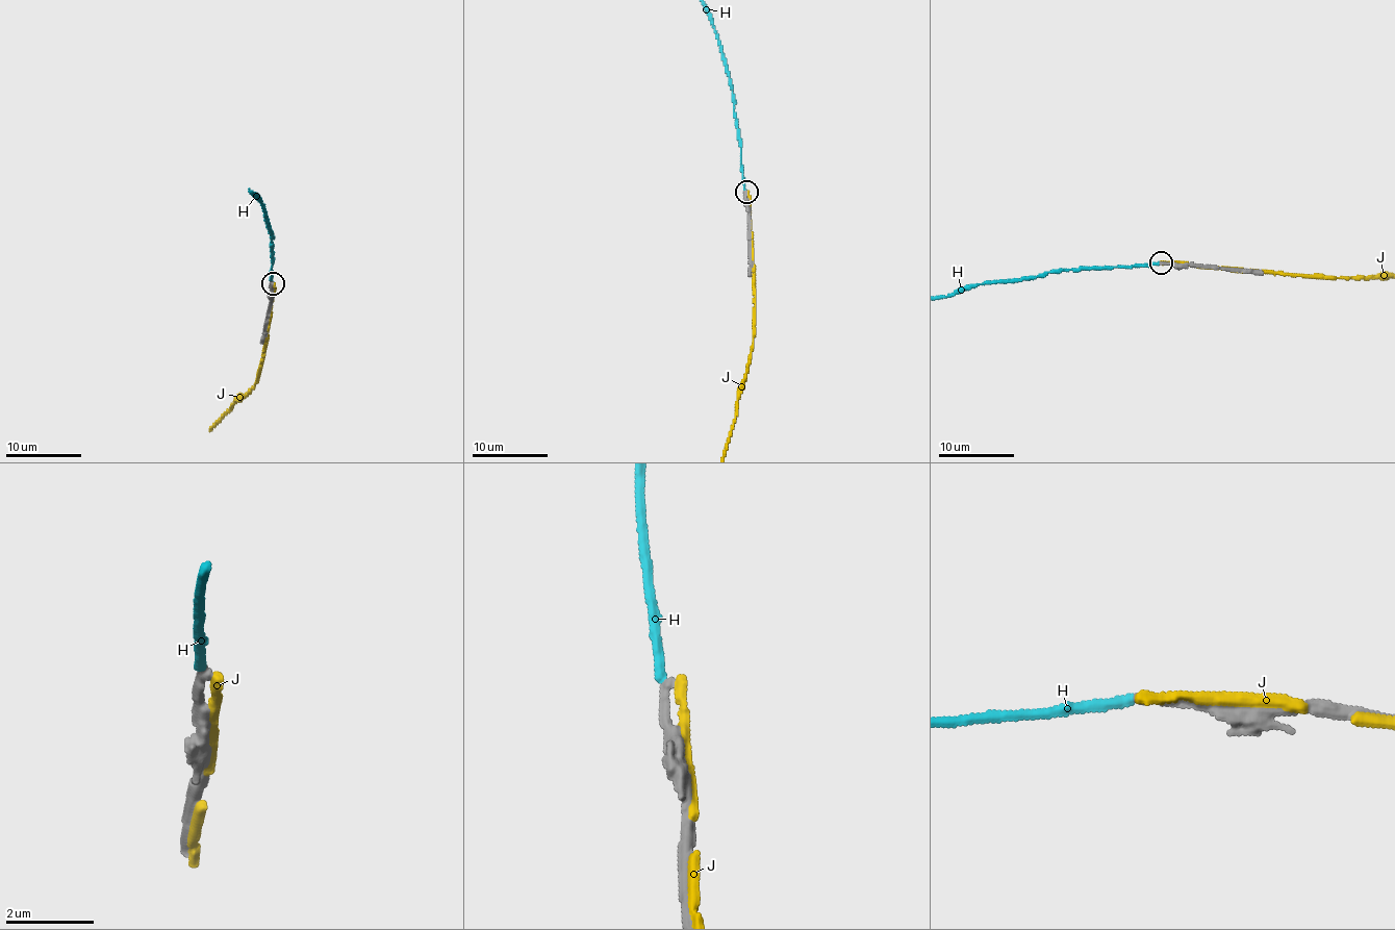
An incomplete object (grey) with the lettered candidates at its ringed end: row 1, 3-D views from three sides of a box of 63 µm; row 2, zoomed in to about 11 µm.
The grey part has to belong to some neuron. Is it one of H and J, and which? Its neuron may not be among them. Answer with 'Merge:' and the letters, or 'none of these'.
Merge: none of these

